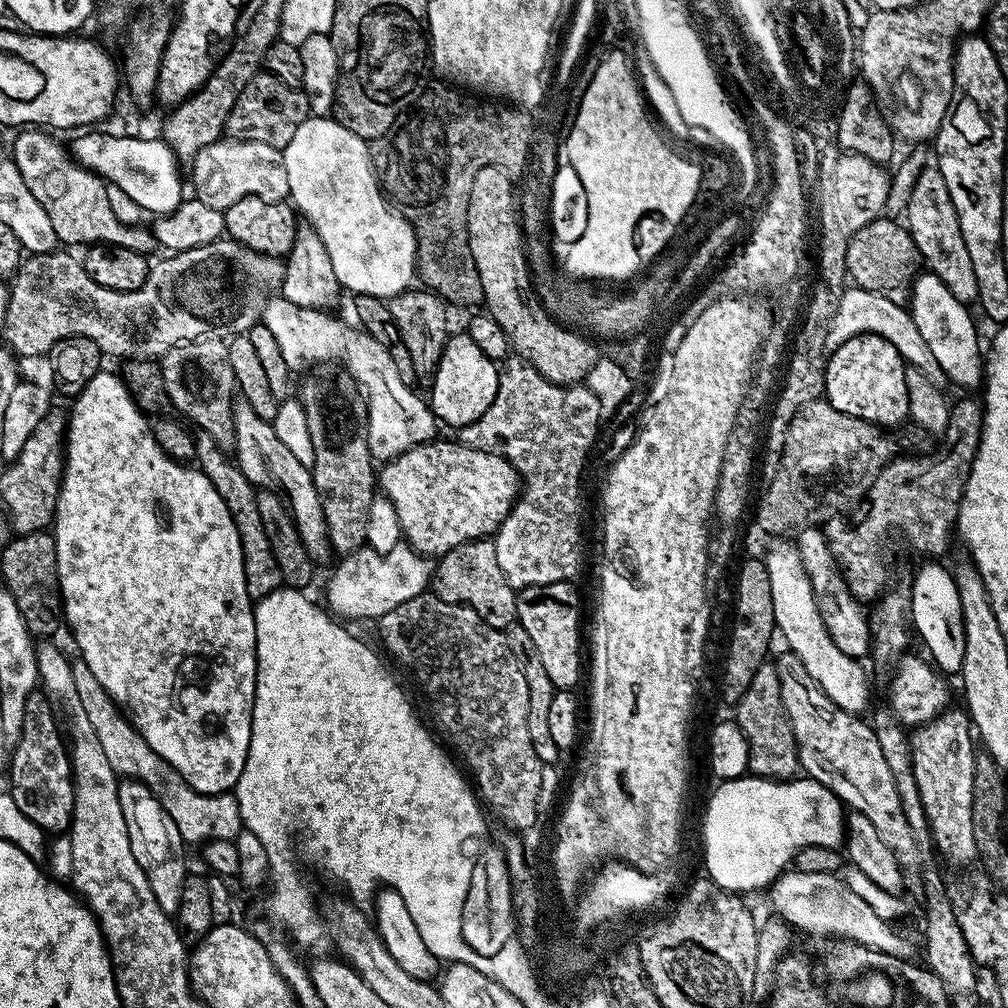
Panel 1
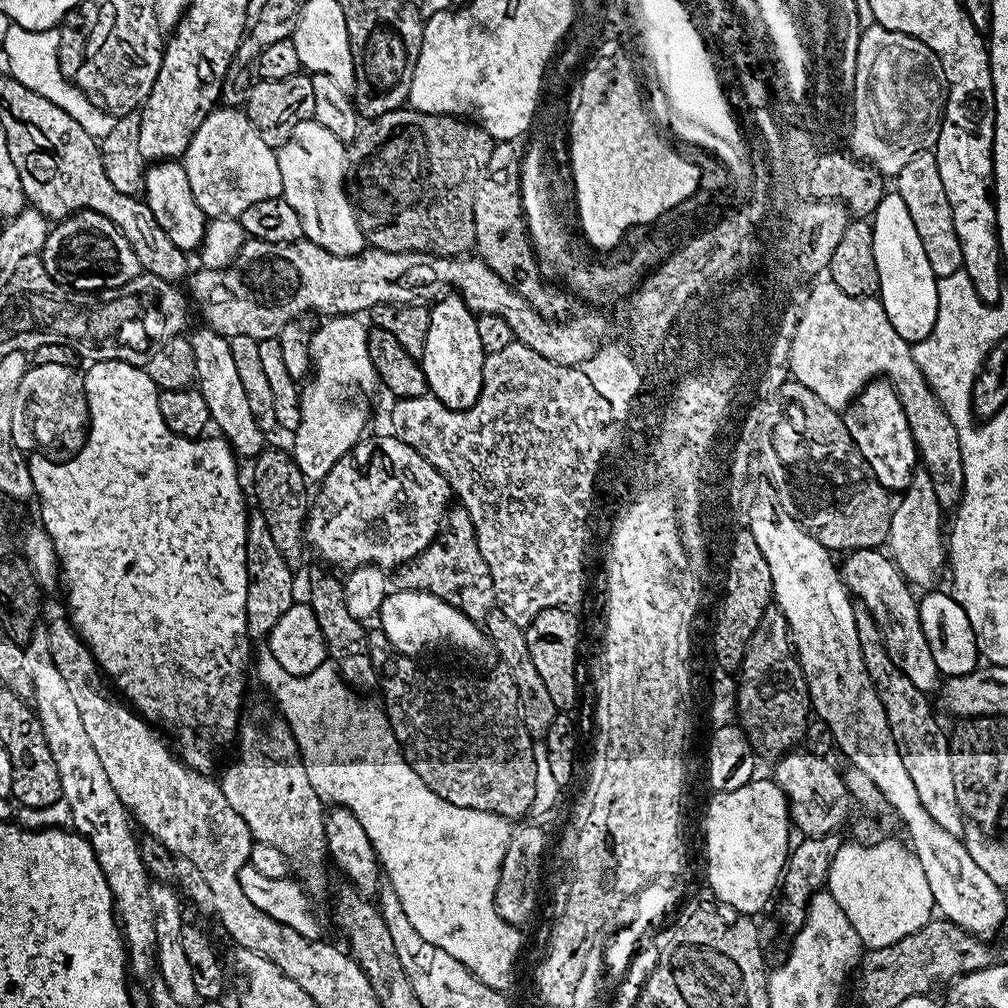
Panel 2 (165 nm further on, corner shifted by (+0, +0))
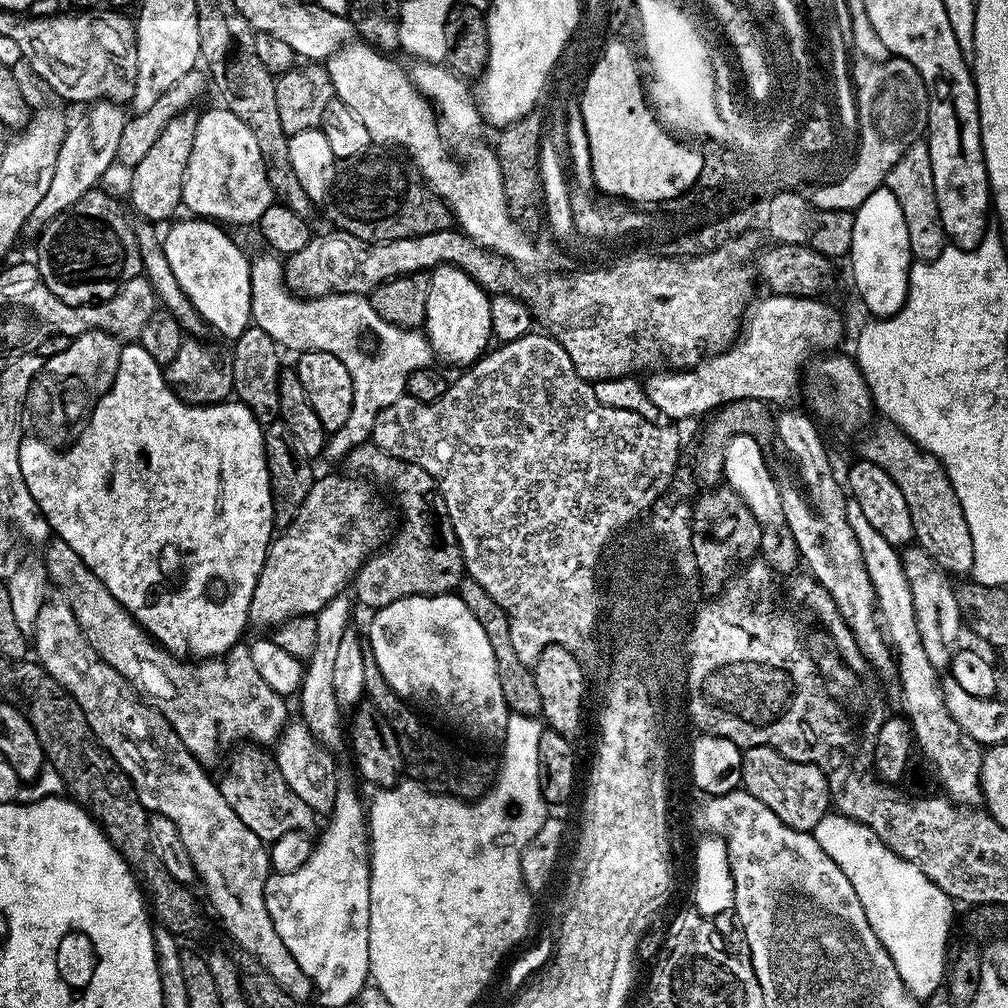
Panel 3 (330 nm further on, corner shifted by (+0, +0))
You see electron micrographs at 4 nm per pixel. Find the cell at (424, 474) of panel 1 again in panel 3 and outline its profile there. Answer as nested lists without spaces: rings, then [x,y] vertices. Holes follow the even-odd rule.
[[[344,476],[319,477],[306,494],[302,510],[294,514],[294,522],[269,544],[250,598],[248,622],[253,629],[272,630],[296,616],[320,612],[330,598],[341,595],[355,581],[356,571],[389,539],[392,520],[383,502],[372,496],[373,485]]]

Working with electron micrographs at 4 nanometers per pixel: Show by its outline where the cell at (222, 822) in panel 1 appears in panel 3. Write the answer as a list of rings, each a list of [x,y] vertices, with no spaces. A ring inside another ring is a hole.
[[[63,598],[55,599],[45,599],[42,610],[38,610],[38,622],[34,625],[35,659],[72,695],[74,702],[82,706],[82,714],[86,714],[86,722],[90,722],[90,730],[100,741],[101,748],[128,775],[144,809],[150,814],[162,814],[170,818],[174,826],[178,826],[178,834],[182,834],[182,842],[186,842],[186,850],[196,867],[196,875],[202,884],[204,882],[212,906],[224,923],[225,930],[236,939],[235,947],[241,952],[249,952],[264,967],[266,974],[270,974],[270,978],[274,978],[274,982],[278,982],[278,986],[282,986],[282,990],[290,994],[290,998],[301,1002],[307,1002],[308,999],[311,1001],[314,996],[313,983],[302,972],[302,966],[294,960],[290,950],[283,945],[270,914],[264,908],[264,887],[270,875],[270,852],[265,841],[260,840],[254,830],[243,824],[242,818],[238,818],[234,810],[230,810],[230,802],[222,798],[219,783],[204,773],[207,772],[205,765],[199,764],[190,750],[186,750],[164,715],[138,698],[136,689],[128,680],[122,678],[118,670],[110,667],[96,653],[94,646],[90,646],[90,642],[86,642],[80,632],[78,618],[74,618],[74,610],[70,610],[70,602]]]

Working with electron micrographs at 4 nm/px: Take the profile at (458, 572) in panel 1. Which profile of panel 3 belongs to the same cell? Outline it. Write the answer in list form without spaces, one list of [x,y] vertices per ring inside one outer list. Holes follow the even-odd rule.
[[[371,442],[359,444],[354,451],[348,453],[347,464],[349,473],[371,478],[373,481],[385,480],[400,495],[400,516],[404,519],[404,525],[395,529],[394,535],[384,547],[379,552],[372,553],[356,571],[355,599],[359,603],[361,600],[368,610],[375,610],[411,596],[455,593],[466,576],[464,559],[436,479],[422,470],[422,466],[401,460],[391,452],[383,452]]]

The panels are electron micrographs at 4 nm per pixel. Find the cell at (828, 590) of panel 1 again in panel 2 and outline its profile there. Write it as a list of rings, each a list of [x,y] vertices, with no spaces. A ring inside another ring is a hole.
[[[874,548],[849,551],[843,558],[844,564],[842,560],[838,568],[840,576],[849,593],[873,616],[894,664],[914,682],[918,690],[927,694],[934,693],[935,688],[937,691],[942,677],[936,669],[934,654],[930,654],[930,646],[922,630],[920,606],[908,581],[897,570],[896,563],[891,556]]]

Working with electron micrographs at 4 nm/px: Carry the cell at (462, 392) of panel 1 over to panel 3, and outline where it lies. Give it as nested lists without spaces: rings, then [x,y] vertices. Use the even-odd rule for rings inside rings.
[[[439,264],[430,272],[430,290],[426,294],[426,318],[422,328],[437,361],[464,364],[460,366],[475,364],[485,355],[488,340],[493,339],[489,293],[461,268],[455,268],[453,264]]]

